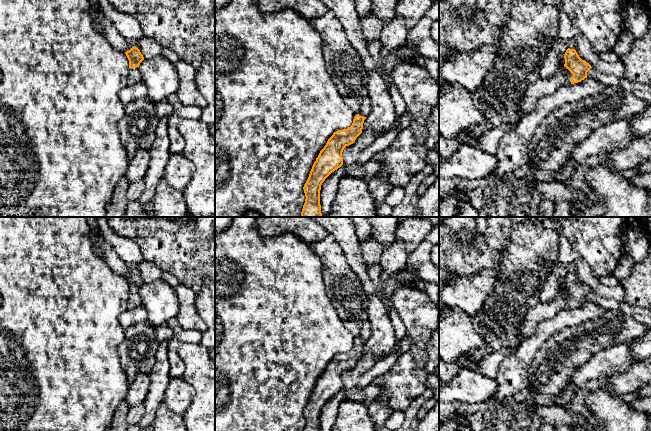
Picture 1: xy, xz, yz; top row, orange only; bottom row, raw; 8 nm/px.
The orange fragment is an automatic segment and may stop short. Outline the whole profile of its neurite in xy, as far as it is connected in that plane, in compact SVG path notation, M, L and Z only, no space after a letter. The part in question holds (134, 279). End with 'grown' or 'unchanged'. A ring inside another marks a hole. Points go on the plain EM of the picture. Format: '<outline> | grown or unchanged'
M132 271L129 275L126 275L125 278L129 284L129 298L127 301L127 307L135 308L142 305L141 297L138 291L144 284L144 281L140 274L137 271Z | grown

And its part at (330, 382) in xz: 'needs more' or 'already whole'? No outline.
needs more

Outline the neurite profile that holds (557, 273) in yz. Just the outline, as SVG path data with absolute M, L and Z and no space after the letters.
M557 260L550 268L547 281L539 293L538 302L546 303L552 300L558 293L559 282L564 280L567 273L566 265Z

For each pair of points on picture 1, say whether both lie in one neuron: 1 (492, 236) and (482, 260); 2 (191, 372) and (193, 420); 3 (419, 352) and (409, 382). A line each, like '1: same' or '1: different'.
1: different
2: same
3: same

